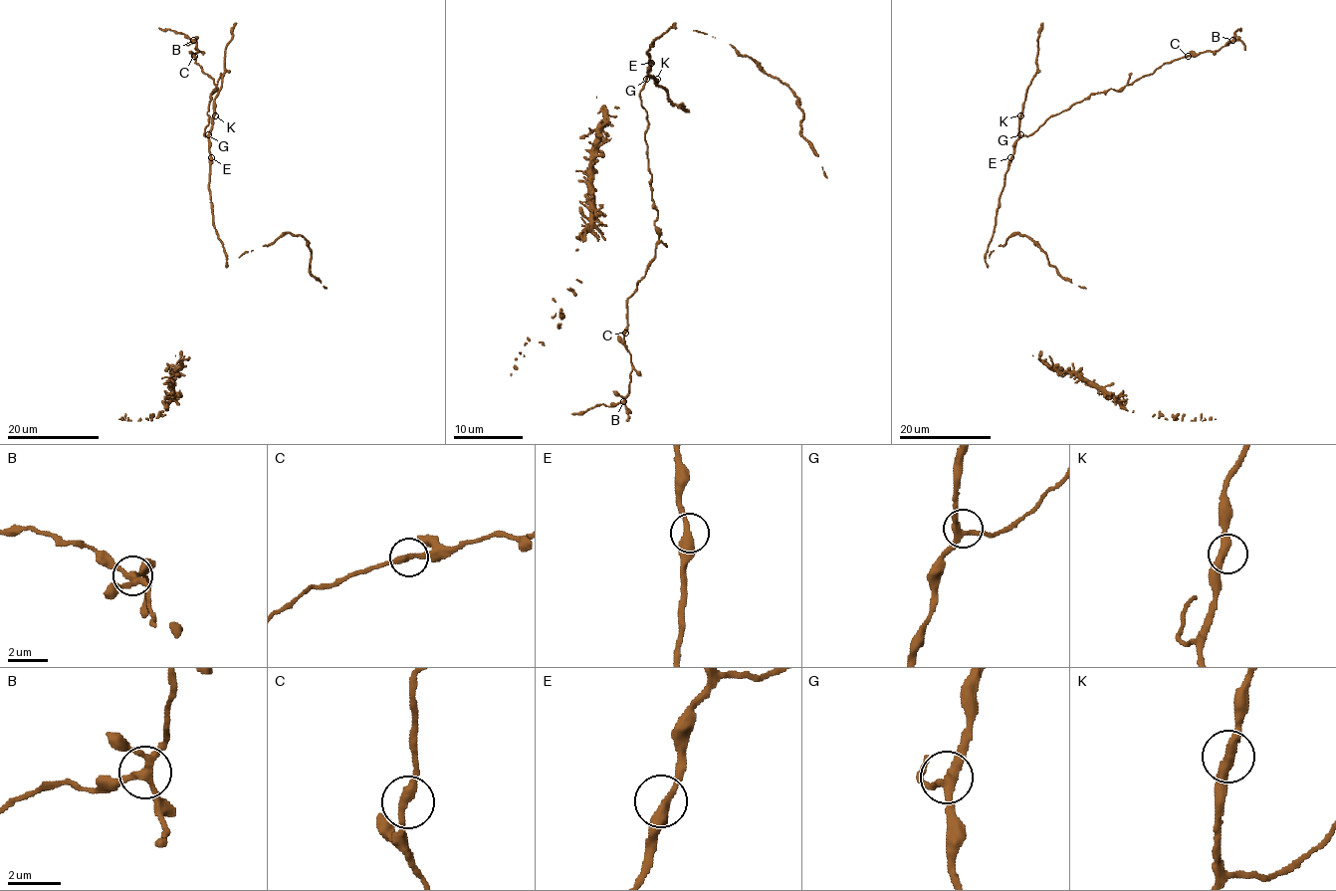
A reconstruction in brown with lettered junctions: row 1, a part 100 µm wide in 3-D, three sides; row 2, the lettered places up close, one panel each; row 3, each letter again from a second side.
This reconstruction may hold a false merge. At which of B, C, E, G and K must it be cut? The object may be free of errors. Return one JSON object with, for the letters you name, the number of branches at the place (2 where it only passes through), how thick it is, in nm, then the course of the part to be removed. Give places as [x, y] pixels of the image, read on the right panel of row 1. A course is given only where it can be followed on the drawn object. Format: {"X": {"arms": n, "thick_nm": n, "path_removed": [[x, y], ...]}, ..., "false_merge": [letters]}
{"false_merge": []}

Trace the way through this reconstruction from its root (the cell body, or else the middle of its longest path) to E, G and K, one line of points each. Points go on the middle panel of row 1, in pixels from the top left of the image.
E: (665, 32), (650, 46), (648, 58), (651, 63)
G: (665, 32), (650, 46), (646, 79)
K: (665, 32), (648, 51), (648, 75), (657, 79)

